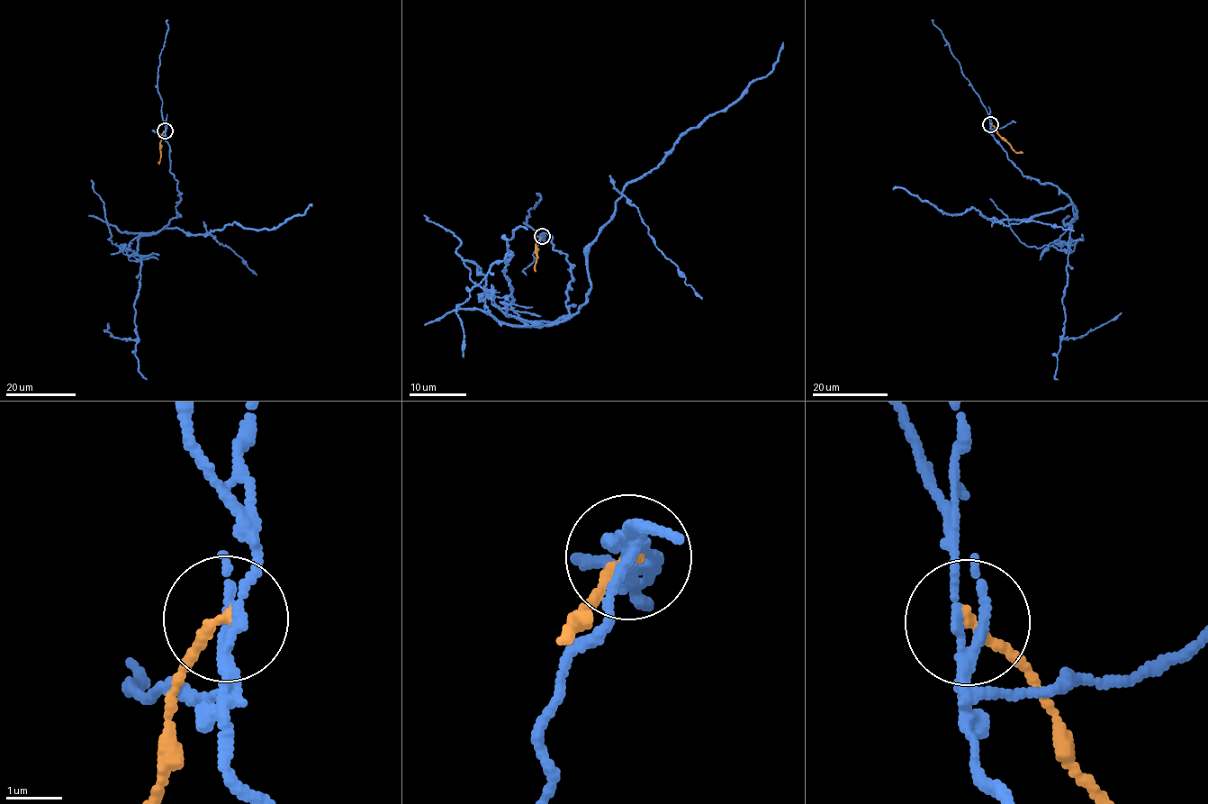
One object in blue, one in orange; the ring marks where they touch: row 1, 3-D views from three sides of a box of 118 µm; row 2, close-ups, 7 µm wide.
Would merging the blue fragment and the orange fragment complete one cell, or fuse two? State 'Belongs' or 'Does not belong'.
Does not belong

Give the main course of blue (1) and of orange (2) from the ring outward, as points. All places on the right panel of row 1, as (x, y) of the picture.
1: (991, 124), (996, 140), (1023, 176), (1051, 183), (1073, 205), (998, 221), (972, 208), (944, 213), (892, 189)
2: (990, 124), (1015, 152), (1023, 153)

